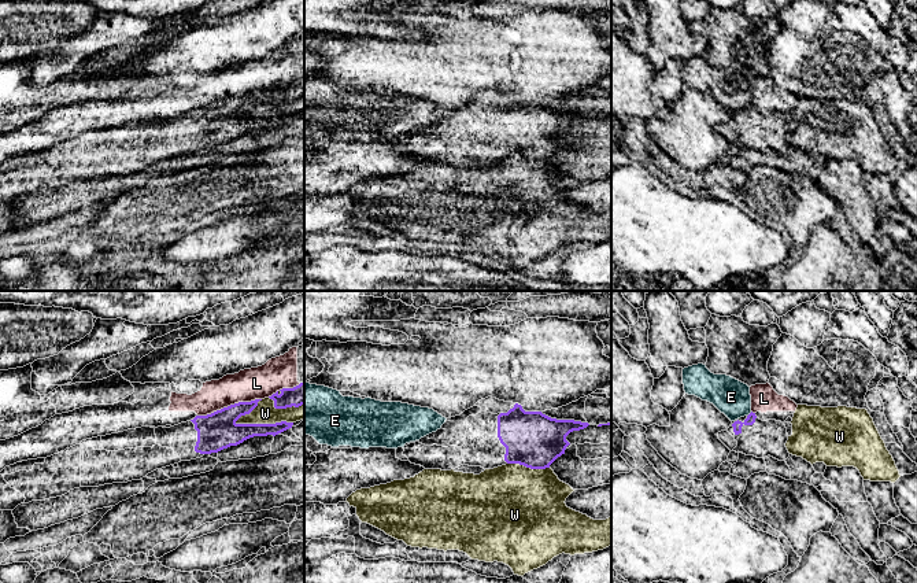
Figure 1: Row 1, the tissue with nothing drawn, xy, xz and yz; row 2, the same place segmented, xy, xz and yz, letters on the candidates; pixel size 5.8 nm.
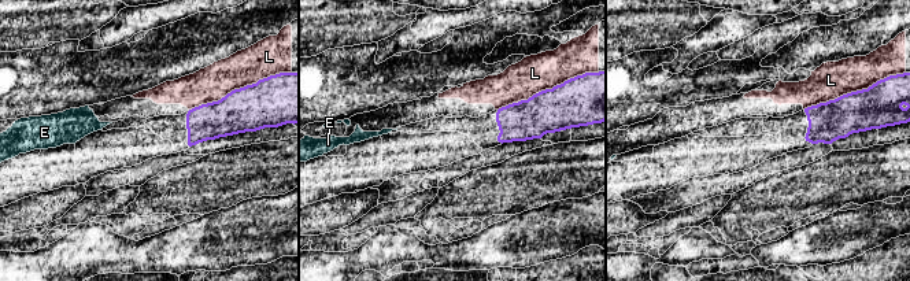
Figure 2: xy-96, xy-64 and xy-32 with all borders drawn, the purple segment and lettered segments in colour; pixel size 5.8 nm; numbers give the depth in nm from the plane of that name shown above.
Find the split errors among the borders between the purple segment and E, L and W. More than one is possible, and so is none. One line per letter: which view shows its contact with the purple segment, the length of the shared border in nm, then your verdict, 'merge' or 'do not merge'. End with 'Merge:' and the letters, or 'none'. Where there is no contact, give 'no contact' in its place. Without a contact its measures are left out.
E: meets purple in yz; contact 40 nm long; do not merge
L: meets purple in xy; contact 400 nm long; do not merge
W: meets purple in xy; contact 340 nm long; do not merge
Merge: none

